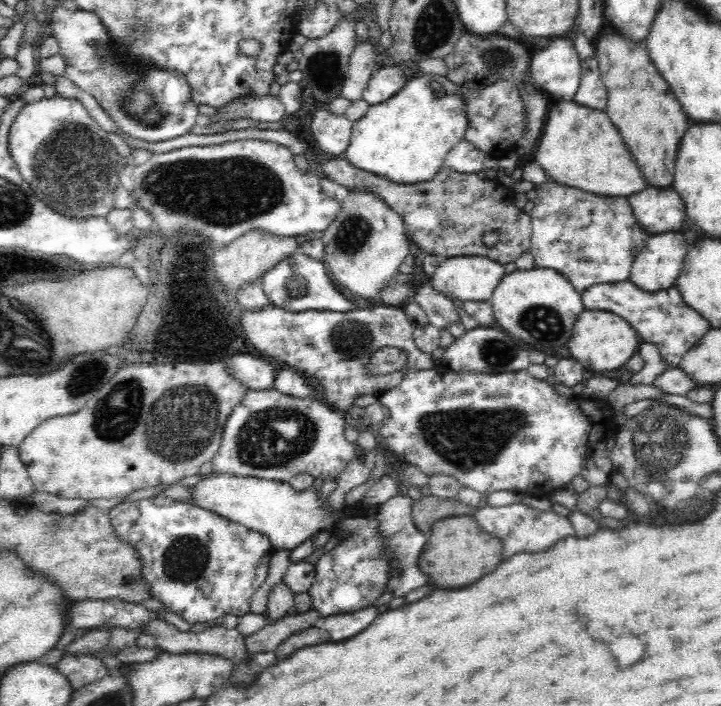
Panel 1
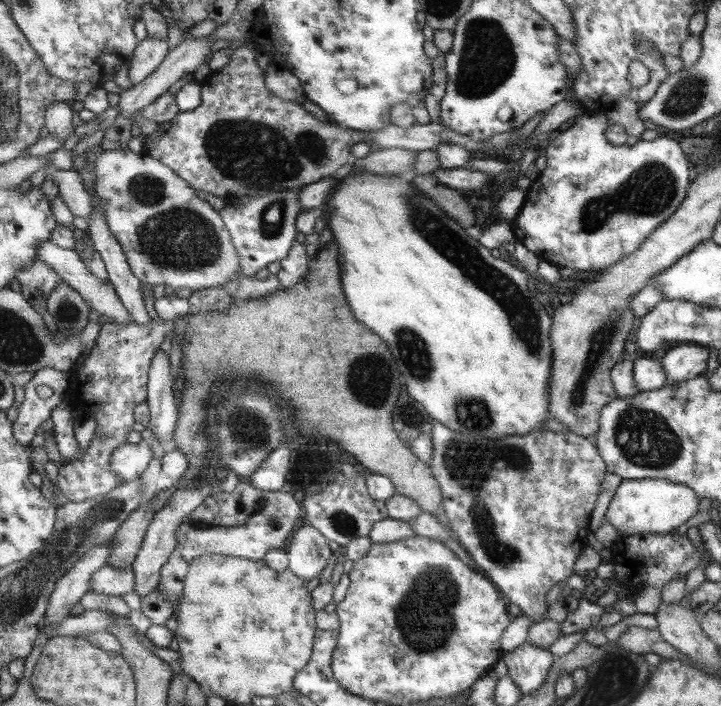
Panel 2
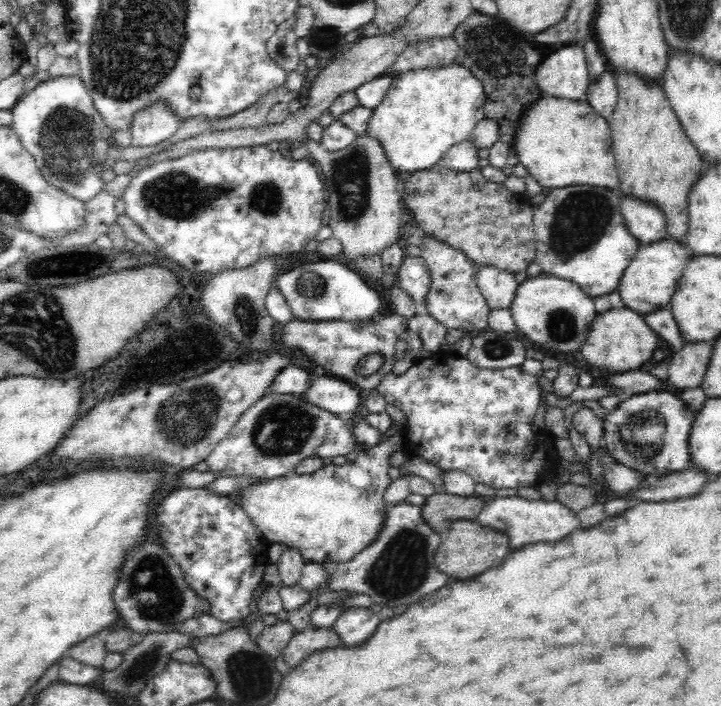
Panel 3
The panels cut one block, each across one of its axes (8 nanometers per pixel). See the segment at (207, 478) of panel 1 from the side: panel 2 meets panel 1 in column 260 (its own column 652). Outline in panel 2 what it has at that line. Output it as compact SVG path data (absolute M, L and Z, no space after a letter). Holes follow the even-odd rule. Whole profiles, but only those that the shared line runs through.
M659 478L627 480L620 479L615 494L607 505L603 520L609 522L620 534L631 535L640 532L665 534L673 531L687 518L697 513L697 494L684 484L675 484Z

